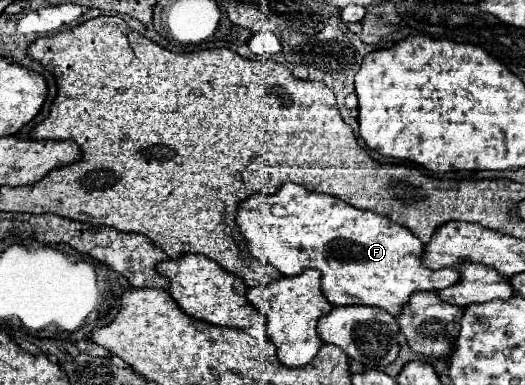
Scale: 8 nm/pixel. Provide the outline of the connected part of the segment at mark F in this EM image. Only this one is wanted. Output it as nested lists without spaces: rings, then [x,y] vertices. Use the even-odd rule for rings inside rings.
[[[284,182],[276,194],[250,194],[240,206],[236,208],[236,224],[240,234],[244,236],[250,252],[254,258],[272,264],[280,274],[294,276],[300,274],[304,268],[316,268],[322,272],[322,294],[334,306],[348,306],[348,304],[364,304],[382,308],[388,314],[396,316],[400,308],[408,302],[412,292],[420,290],[442,290],[458,282],[456,268],[440,268],[428,270],[420,264],[420,254],[424,244],[412,236],[404,226],[386,220],[386,216],[374,214],[370,210],[358,210],[334,196],[320,194],[306,190],[300,184]]]

